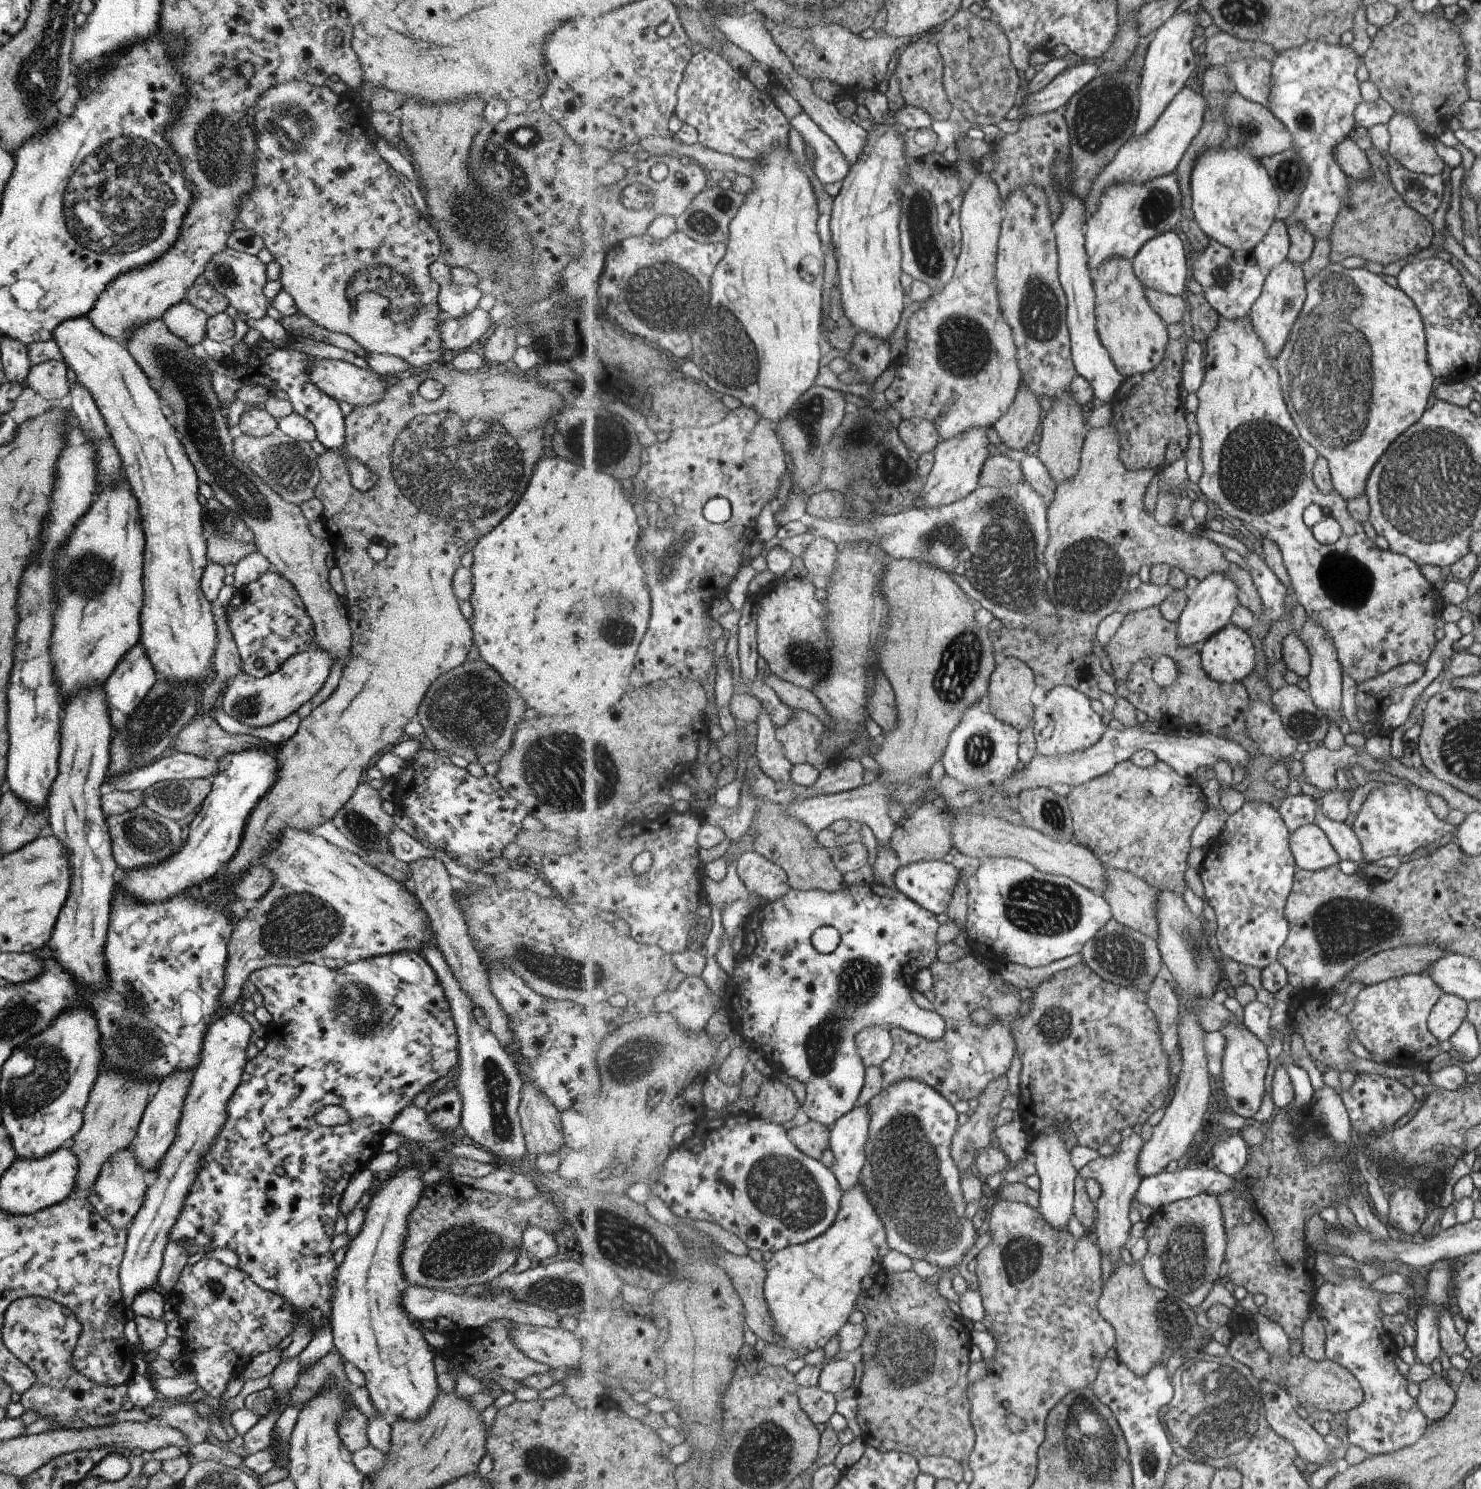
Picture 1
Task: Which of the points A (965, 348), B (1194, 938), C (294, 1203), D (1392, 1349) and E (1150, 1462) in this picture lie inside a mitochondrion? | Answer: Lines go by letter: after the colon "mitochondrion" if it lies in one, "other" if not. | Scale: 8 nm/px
A: mitochondrion
B: mitochondrion
C: other
D: other
E: mitochondrion

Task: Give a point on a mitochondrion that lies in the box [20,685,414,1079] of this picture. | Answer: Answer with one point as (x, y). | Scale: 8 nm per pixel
(297, 924)

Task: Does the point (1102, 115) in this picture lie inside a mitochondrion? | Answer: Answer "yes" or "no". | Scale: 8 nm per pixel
yes

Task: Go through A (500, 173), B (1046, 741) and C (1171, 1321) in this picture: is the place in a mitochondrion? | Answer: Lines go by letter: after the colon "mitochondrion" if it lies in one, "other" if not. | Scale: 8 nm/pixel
A: mitochondrion
B: other
C: mitochondrion

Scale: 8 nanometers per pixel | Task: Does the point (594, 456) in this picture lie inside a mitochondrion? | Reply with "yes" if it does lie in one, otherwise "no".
yes

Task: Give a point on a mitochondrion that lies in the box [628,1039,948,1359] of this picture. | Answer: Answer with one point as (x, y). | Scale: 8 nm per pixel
(778, 1186)

